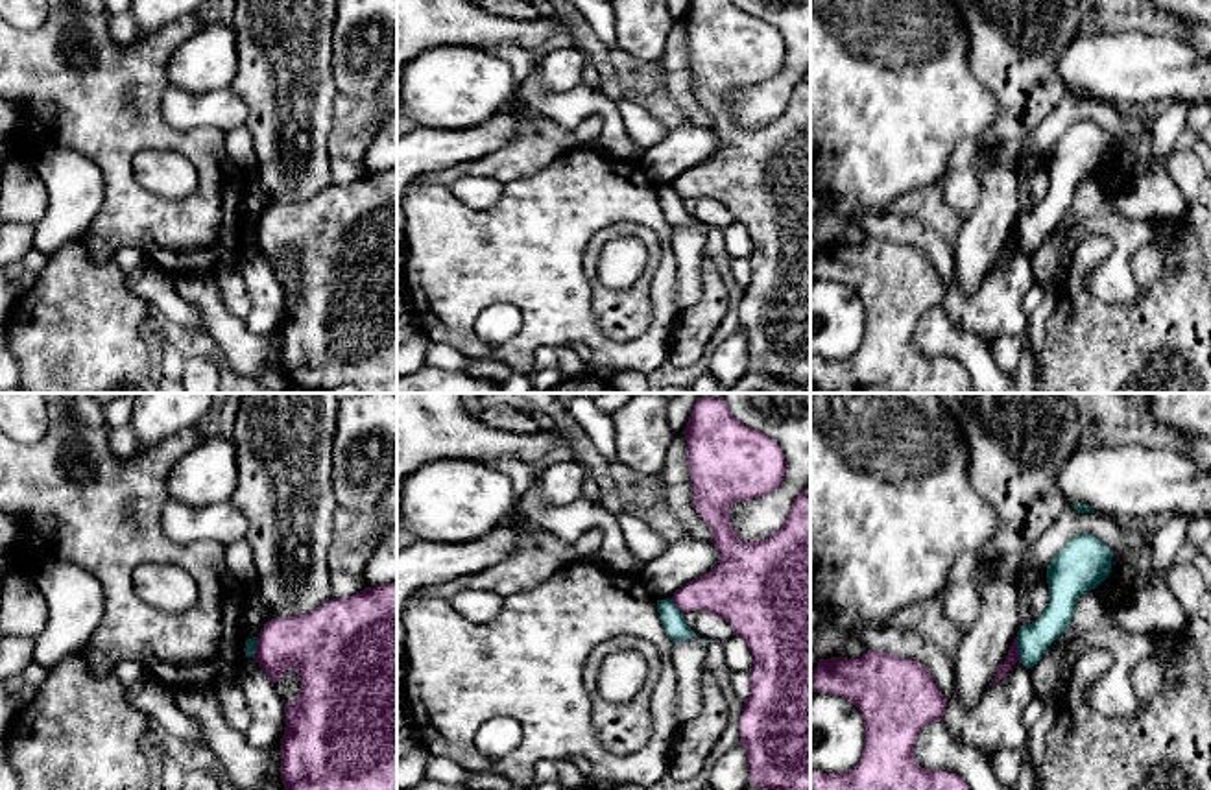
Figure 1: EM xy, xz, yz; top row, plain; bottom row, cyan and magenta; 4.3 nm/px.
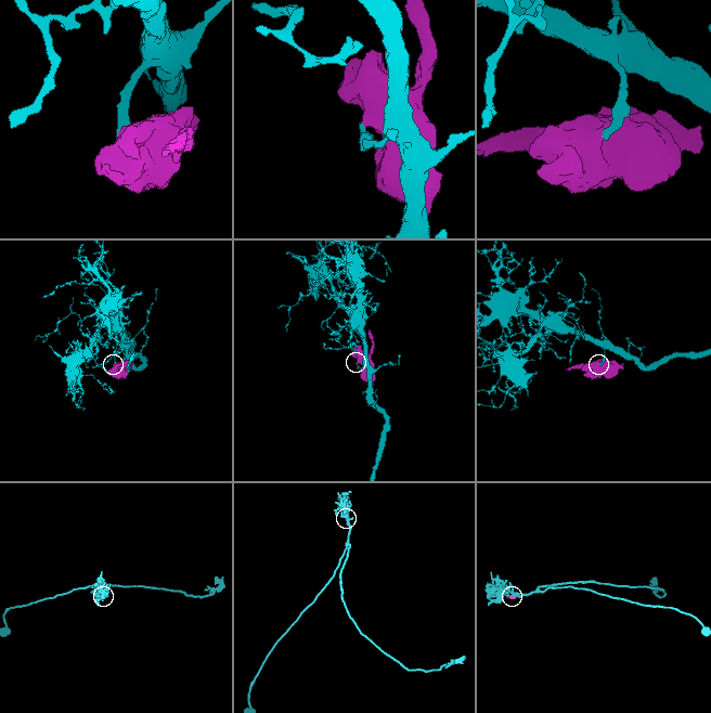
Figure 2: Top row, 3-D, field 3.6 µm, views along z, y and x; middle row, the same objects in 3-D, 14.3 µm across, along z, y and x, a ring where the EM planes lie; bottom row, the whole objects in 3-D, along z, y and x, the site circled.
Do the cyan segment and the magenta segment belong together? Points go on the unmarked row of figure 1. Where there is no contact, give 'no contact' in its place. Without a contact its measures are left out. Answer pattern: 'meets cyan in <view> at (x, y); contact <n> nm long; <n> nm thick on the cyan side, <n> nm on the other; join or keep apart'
meets cyan in yz at (1018, 235); contact 110 nm long; 140 nm thick on the cyan side, 60 nm on the other; keep apart

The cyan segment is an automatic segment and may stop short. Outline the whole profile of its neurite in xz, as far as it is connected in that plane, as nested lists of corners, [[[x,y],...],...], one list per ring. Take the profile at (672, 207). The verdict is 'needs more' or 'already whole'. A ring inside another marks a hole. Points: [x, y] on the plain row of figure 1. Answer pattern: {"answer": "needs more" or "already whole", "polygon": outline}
{"answer": "already whole", "polygon": [[[657,186],[657,198],[661,201],[661,210],[668,221],[668,225],[674,229],[687,227],[692,223],[698,223],[683,207],[683,199],[676,194],[676,190],[666,186]]]}

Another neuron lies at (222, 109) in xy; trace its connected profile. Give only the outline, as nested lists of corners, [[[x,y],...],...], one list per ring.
[[[168,83],[164,90],[162,116],[177,131],[214,127],[227,135],[246,126],[247,114],[247,105],[231,89],[192,94]]]

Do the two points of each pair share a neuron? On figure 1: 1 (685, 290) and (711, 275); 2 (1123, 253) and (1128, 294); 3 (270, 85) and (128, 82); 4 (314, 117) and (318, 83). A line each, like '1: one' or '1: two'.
1: two
2: one
3: two
4: one

